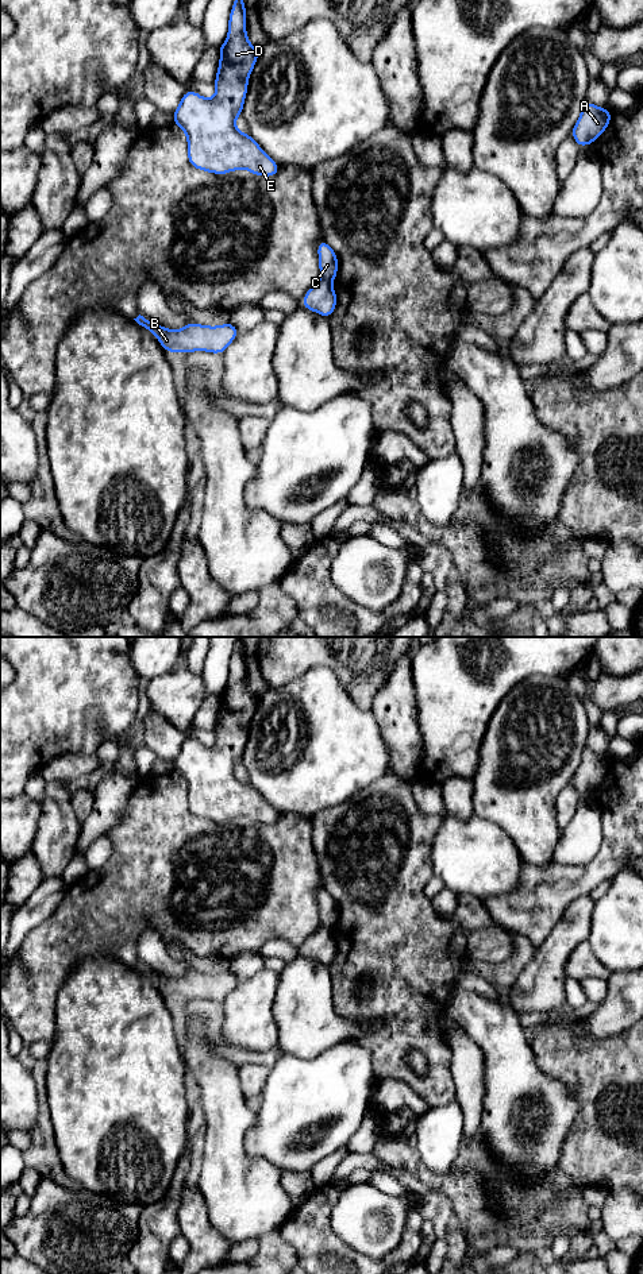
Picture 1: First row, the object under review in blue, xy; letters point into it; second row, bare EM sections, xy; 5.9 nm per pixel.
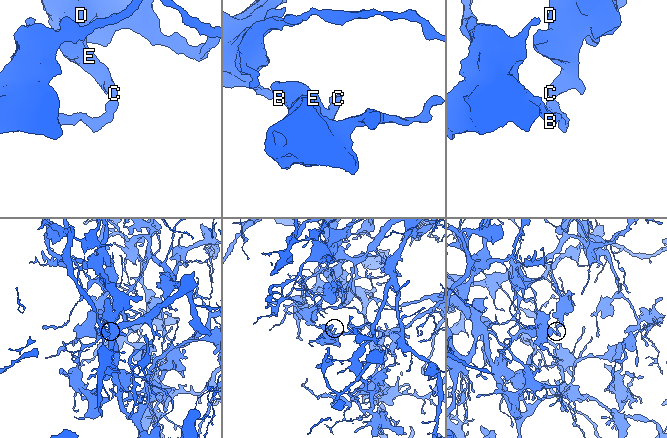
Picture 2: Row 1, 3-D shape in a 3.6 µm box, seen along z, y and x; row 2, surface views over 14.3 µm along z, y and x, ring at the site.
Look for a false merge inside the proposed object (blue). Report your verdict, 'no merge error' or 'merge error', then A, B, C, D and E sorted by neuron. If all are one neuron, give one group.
merge error | A C D E / B

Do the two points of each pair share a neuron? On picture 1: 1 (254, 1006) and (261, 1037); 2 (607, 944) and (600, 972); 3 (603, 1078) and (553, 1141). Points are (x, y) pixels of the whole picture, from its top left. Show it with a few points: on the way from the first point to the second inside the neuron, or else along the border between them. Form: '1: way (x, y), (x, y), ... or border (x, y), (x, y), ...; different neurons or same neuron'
1: way (254, 1014), (254, 1029); same neuron
2: border (586, 941), (593, 956), (611, 972); different neurons
3: border (561, 1081), (580, 1104), (580, 1111), (566, 1135); different neurons

